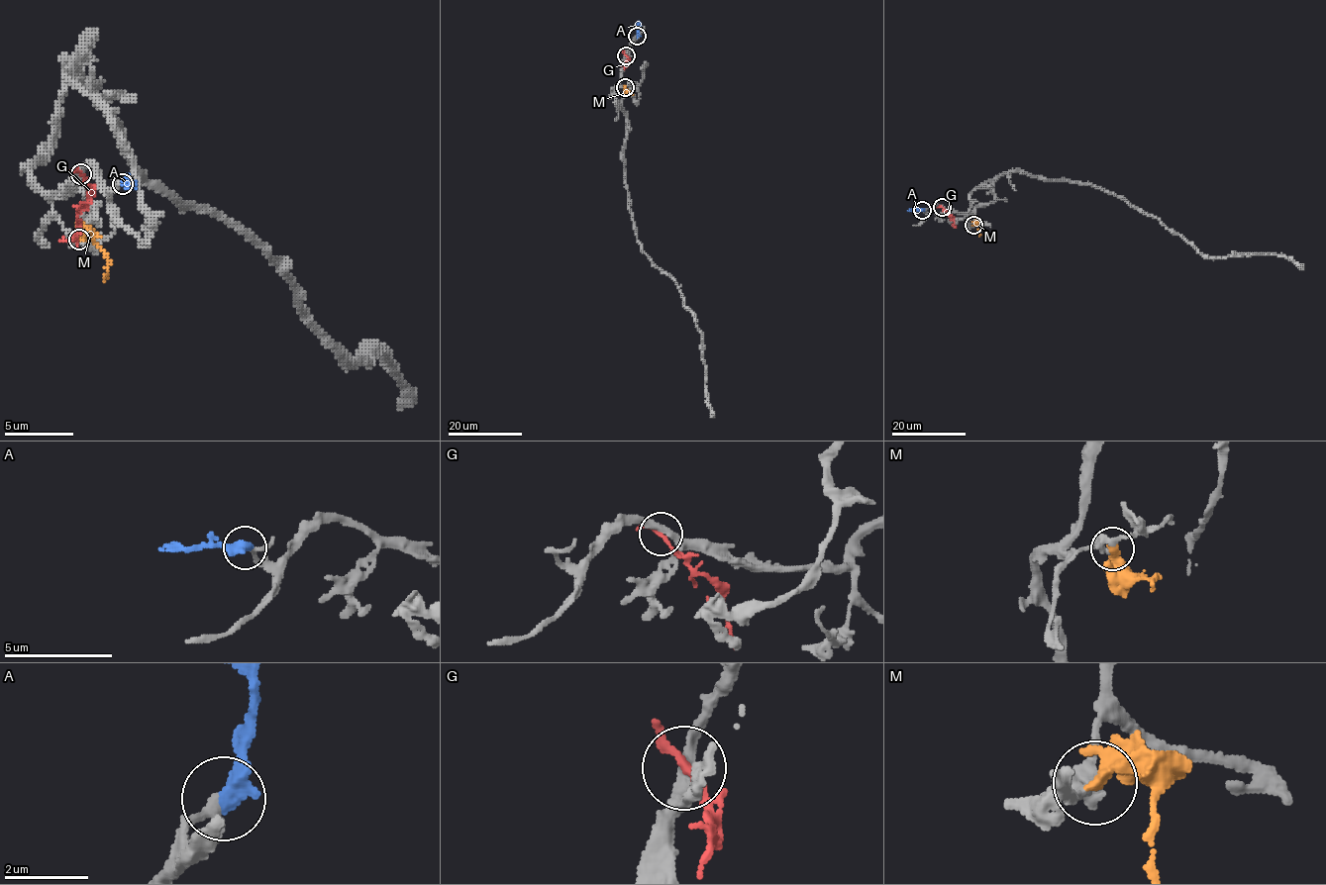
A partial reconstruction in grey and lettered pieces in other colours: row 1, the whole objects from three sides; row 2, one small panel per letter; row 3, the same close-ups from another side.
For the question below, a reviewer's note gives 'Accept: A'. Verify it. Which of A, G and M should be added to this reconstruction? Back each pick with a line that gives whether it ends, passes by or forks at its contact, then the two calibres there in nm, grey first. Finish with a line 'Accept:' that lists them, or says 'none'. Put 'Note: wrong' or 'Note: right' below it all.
A: It ends there. Thickness 190 nm (grey) against 480 nm
Accept: A
Note: right

